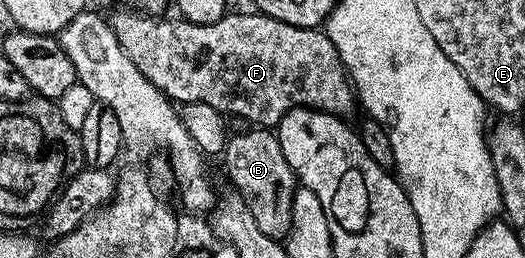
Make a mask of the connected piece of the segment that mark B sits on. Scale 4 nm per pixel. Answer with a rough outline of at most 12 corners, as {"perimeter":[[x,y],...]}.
{"perimeter":[[245,128],[223,151],[263,236],[284,240],[299,185],[276,133]]}

